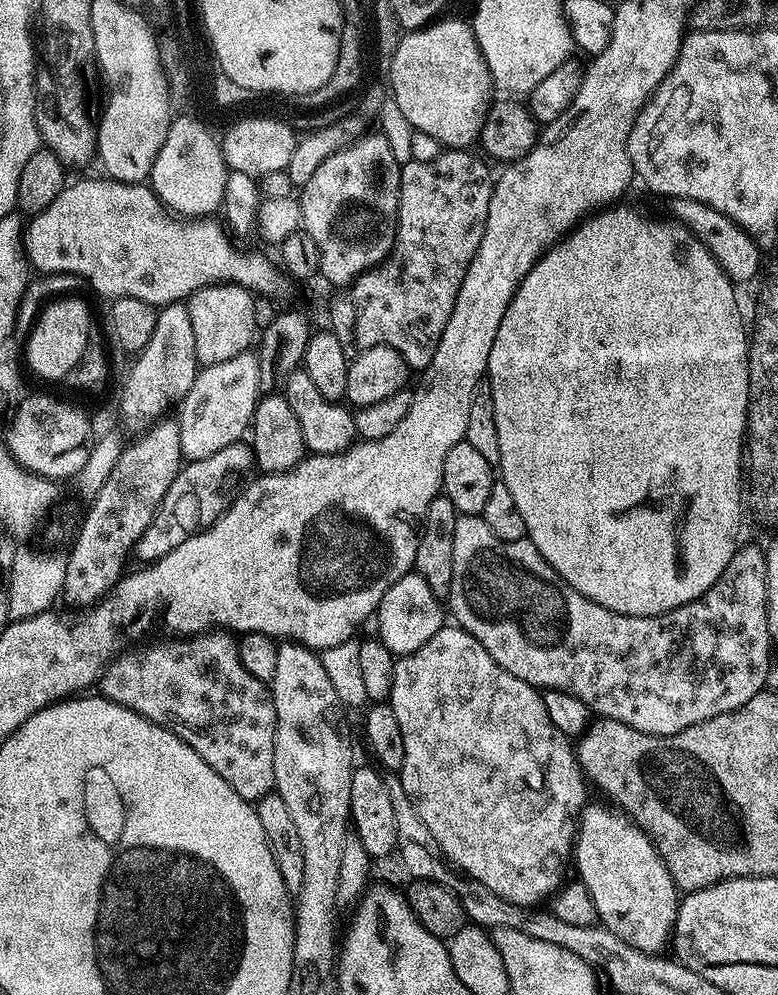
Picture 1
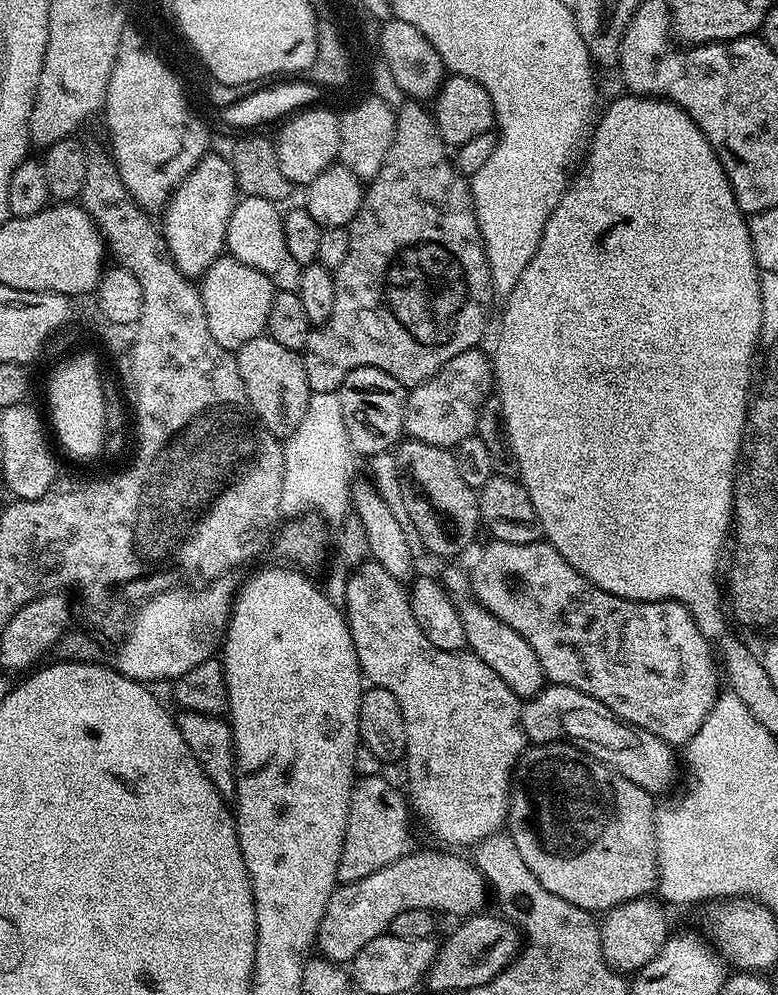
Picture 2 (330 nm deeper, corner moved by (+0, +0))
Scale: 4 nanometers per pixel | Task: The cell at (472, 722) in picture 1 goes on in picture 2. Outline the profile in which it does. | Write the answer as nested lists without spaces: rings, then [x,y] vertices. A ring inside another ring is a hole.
[[[375,562],[362,563],[353,569],[347,578],[349,580],[344,584],[344,604],[342,600],[342,608],[346,613],[348,629],[354,642],[354,650],[358,654],[361,673],[366,677],[369,685],[390,690],[390,694],[394,694],[394,698],[398,698],[398,706],[402,706],[402,718],[406,722],[404,760],[406,765],[408,764],[409,789],[407,788],[407,791],[410,793],[410,804],[415,815],[417,812],[424,819],[425,826],[438,839],[445,840],[448,844],[469,844],[469,846],[481,844],[486,837],[497,835],[505,827],[508,818],[508,794],[512,777],[521,756],[526,751],[526,737],[520,721],[521,697],[516,696],[514,690],[510,690],[510,686],[506,686],[506,682],[502,682],[502,678],[498,678],[498,674],[494,674],[494,670],[490,670],[490,666],[486,666],[486,662],[482,662],[482,658],[475,656],[471,650],[447,652],[434,647],[418,626],[412,609],[408,606],[409,593],[406,591],[405,585],[396,580],[394,574],[388,573],[381,564]]]

